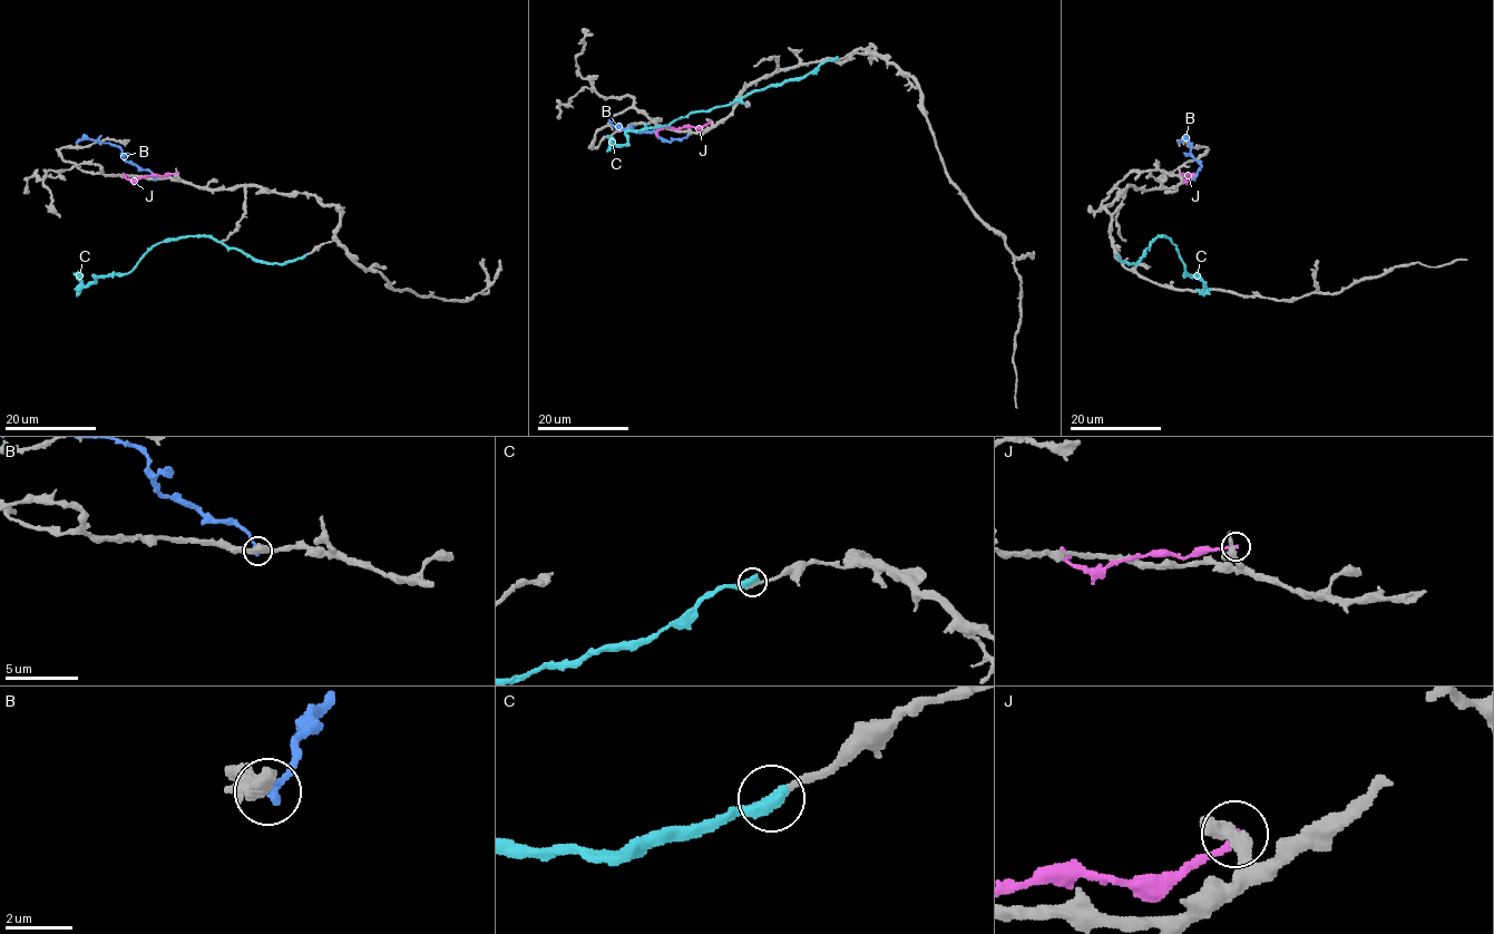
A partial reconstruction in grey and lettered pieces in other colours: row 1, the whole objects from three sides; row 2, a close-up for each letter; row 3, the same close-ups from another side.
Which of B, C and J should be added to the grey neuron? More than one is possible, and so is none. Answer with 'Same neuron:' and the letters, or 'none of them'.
Same neuron: none of them

